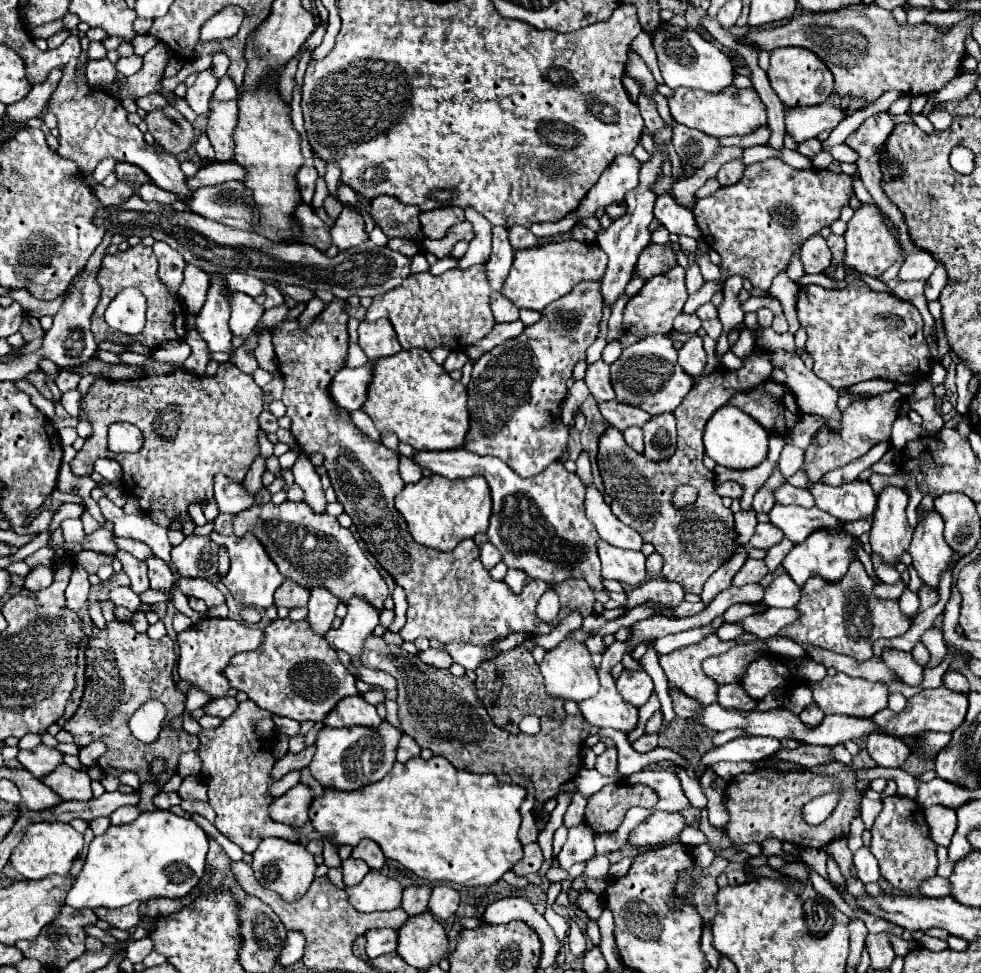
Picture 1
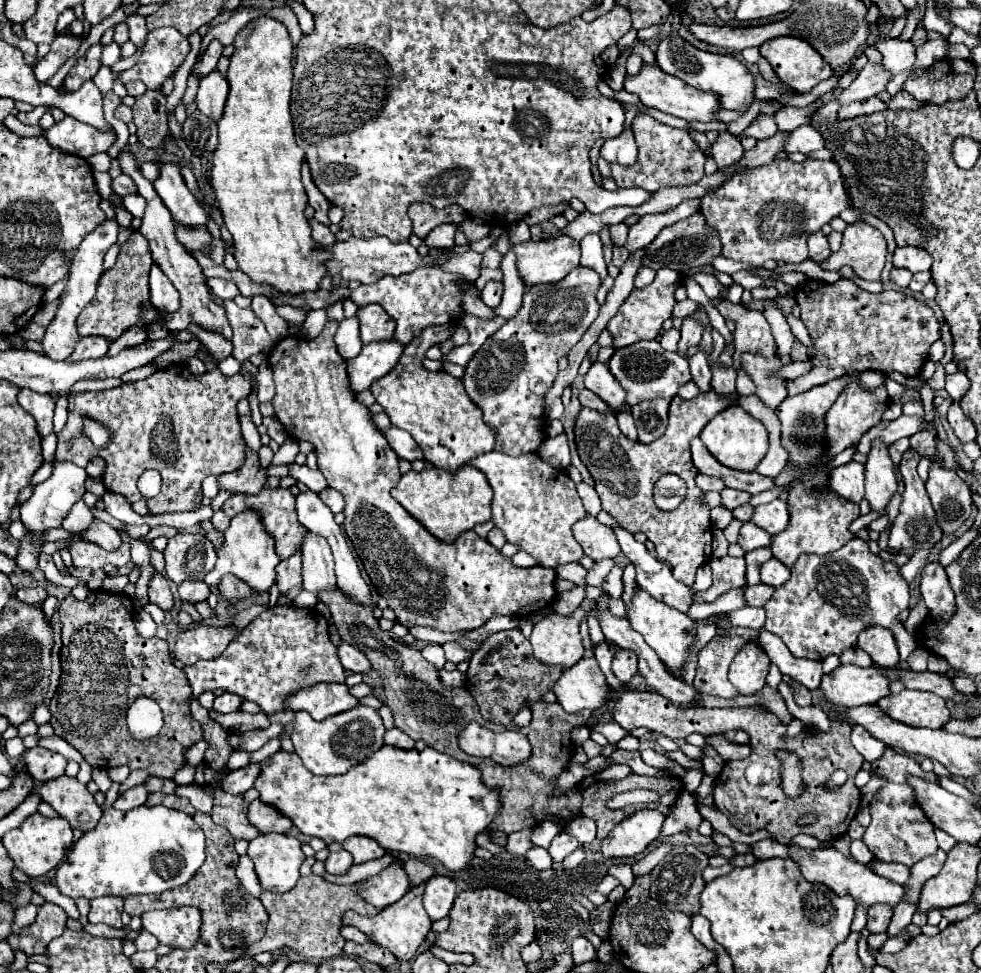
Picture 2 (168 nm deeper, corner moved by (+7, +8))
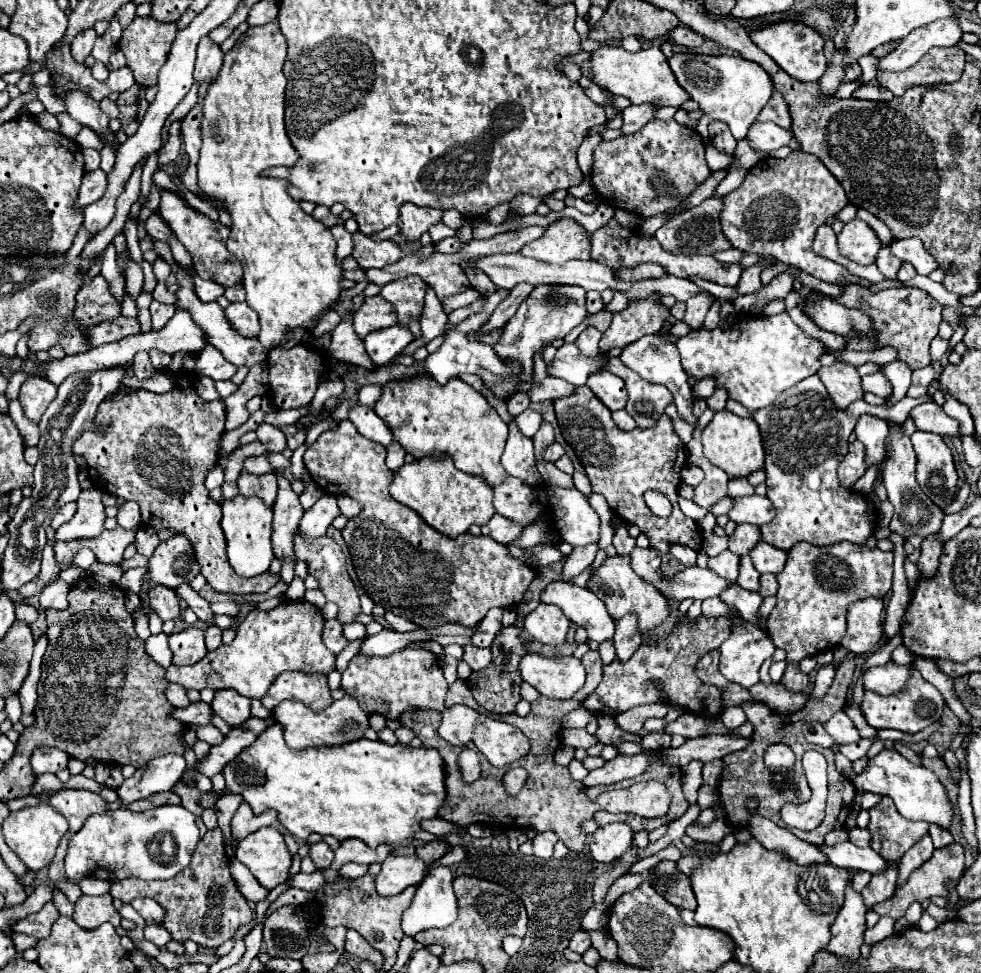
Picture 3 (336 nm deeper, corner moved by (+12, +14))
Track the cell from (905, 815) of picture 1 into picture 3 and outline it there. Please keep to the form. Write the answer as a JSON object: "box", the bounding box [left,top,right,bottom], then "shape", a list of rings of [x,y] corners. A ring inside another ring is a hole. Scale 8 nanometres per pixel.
{"box":[868,798,928,860],"shape":[[[882,798],[880,804],[868,810],[872,832],[872,848],[884,860],[902,858],[906,850],[910,850],[926,832],[928,822],[910,822],[902,818],[890,798]]]}

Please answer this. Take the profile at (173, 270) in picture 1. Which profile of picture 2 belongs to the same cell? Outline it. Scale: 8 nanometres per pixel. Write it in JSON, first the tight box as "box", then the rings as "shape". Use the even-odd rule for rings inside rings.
{"box":[149,264,181,312],"shape":[[[155,264],[151,266],[149,288],[151,288],[151,304],[159,312],[175,312],[181,306],[177,288],[173,288],[173,284],[169,284],[169,280],[165,280],[165,274]]]}

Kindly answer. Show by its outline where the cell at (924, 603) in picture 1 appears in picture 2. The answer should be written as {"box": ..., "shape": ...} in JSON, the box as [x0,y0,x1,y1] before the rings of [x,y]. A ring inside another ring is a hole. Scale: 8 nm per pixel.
{"box":[921,562,955,620],"shape":[[[931,562],[921,570],[921,596],[929,610],[929,616],[935,620],[949,620],[955,608],[955,594],[947,580],[945,568],[939,562]]]}

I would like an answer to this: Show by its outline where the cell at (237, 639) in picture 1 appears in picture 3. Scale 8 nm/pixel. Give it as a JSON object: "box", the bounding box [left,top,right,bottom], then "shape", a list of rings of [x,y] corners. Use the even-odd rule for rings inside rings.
{"box":[168,628,208,666],"shape":[[[186,628],[168,636],[168,646],[172,650],[174,666],[190,666],[202,660],[208,650],[204,644],[204,632],[198,628]]]}

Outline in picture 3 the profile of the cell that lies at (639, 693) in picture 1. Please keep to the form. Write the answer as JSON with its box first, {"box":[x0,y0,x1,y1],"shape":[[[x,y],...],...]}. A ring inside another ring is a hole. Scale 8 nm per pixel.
{"box":[614,614,642,662],"shape":[[[626,614],[624,618],[616,620],[616,634],[614,634],[614,646],[616,656],[624,662],[628,660],[634,650],[642,644],[642,634],[636,630],[636,614]]]}

